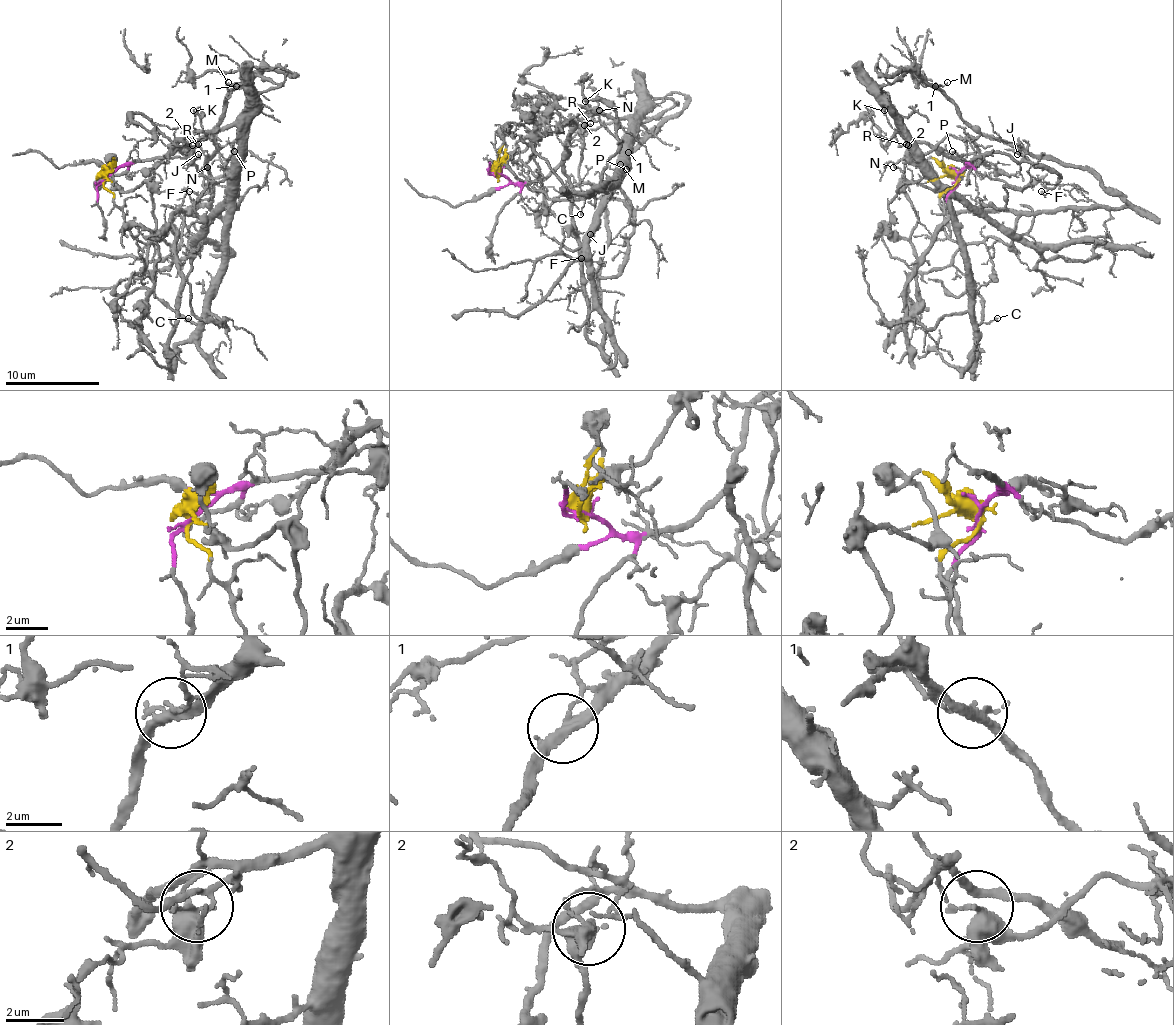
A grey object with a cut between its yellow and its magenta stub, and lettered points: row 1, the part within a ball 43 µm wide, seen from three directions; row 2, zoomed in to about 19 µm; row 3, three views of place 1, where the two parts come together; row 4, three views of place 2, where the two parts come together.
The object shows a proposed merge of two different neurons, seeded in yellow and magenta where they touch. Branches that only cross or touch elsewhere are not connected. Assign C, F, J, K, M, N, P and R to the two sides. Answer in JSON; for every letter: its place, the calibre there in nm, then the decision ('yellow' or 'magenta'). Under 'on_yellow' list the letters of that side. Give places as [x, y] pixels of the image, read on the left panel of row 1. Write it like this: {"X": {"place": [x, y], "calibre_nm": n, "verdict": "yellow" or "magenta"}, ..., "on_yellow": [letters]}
{"C": {"place": [188, 318], "calibre_nm": 130, "verdict": "magenta"}, "F": {"place": [189, 191], "calibre_nm": 140, "verdict": "magenta"}, "J": {"place": [198, 154], "calibre_nm": 90, "verdict": "magenta"}, "K": {"place": [193, 110], "calibre_nm": 90, "verdict": "magenta"}, "M": {"place": [228, 82], "calibre_nm": 120, "verdict": "magenta"}, "N": {"place": [207, 167], "calibre_nm": 120, "verdict": "magenta"}, "P": {"place": [234, 151], "calibre_nm": 110, "verdict": "magenta"}, "R": {"place": [198, 144], "calibre_nm": 110, "verdict": "magenta"}, "on_yellow": []}

